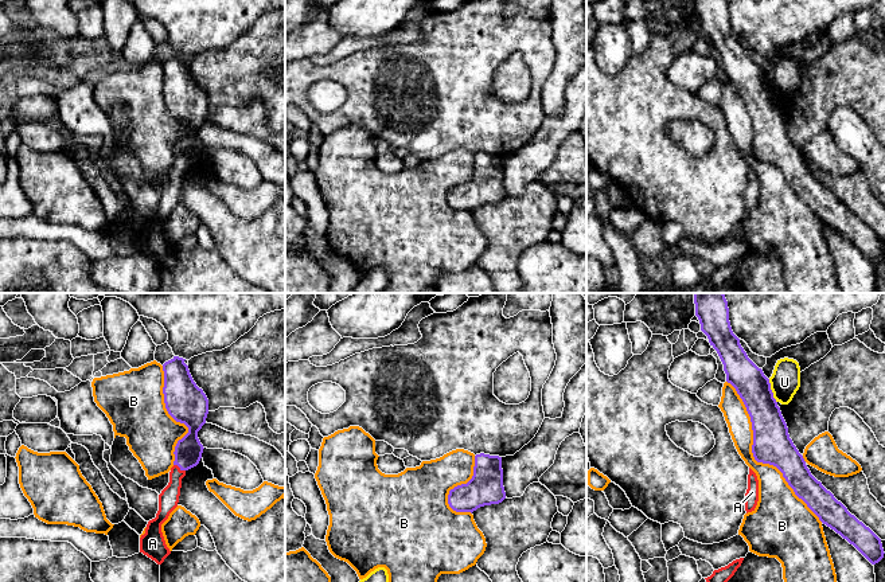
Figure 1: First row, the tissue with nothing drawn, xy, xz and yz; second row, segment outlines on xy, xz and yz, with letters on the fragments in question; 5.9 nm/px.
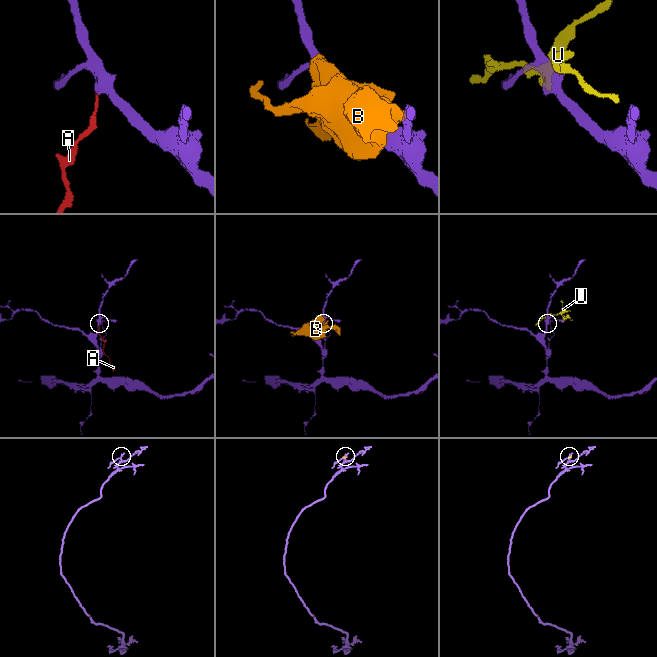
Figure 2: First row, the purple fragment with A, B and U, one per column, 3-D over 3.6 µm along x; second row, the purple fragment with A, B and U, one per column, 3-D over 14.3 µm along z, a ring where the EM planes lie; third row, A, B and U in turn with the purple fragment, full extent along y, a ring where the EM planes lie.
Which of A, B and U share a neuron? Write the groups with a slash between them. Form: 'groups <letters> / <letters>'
groups A / B / U

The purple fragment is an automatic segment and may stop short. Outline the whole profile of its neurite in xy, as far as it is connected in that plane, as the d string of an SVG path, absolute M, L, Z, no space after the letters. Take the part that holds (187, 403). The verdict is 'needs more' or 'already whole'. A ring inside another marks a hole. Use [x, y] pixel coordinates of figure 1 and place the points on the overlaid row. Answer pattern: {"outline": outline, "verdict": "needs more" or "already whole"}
{"outline": "M174 356L163 364L163 394L168 414L176 422L184 423L188 433L175 446L175 461L169 472L169 483L159 495L159 511L156 517L148 522L145 534L140 538L140 552L157 565L161 565L171 554L161 532L161 524L178 507L182 479L188 469L199 464L204 449L198 438L198 431L206 423L208 399L194 382L184 360Z", "verdict": "needs more"}

